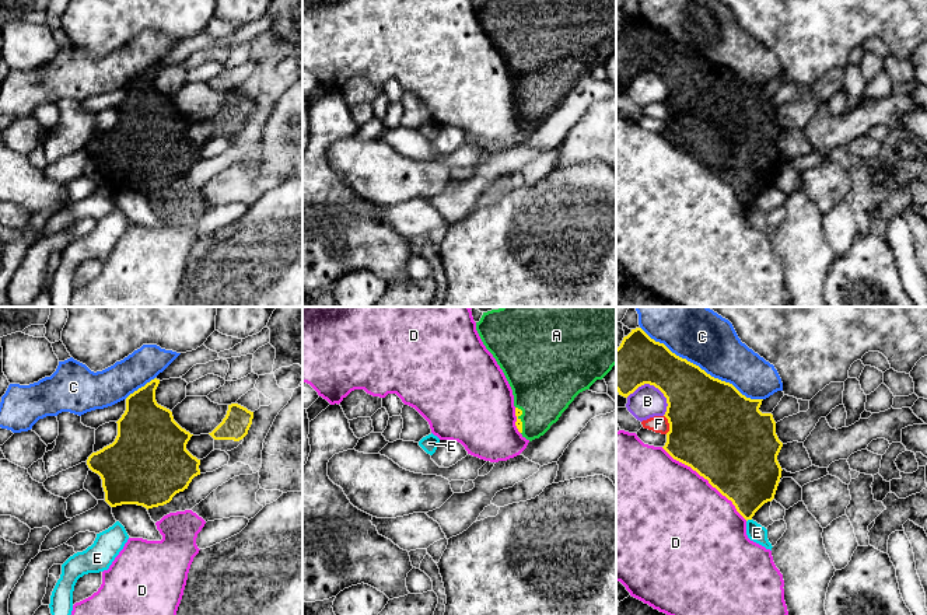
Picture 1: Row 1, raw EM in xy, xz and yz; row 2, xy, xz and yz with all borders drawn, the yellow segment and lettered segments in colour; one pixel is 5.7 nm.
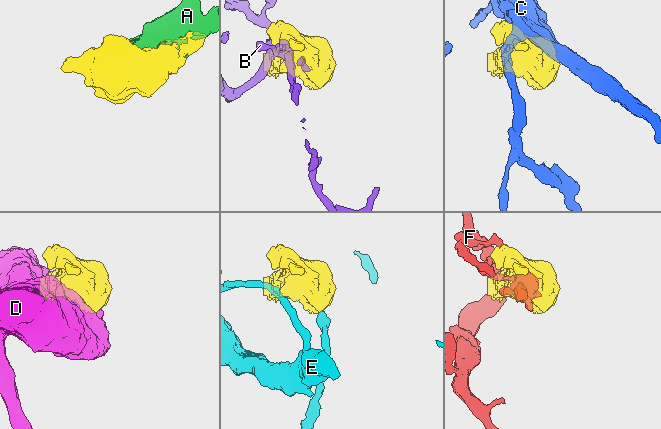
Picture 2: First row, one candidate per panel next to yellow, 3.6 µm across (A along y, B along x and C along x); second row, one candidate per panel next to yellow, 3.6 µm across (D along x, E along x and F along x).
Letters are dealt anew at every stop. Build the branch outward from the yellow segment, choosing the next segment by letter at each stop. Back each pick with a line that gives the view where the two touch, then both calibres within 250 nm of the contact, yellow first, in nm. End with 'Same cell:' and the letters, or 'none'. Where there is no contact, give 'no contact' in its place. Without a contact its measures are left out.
A: contact in xz; calibres 50 and 380 nm
Same cell: A

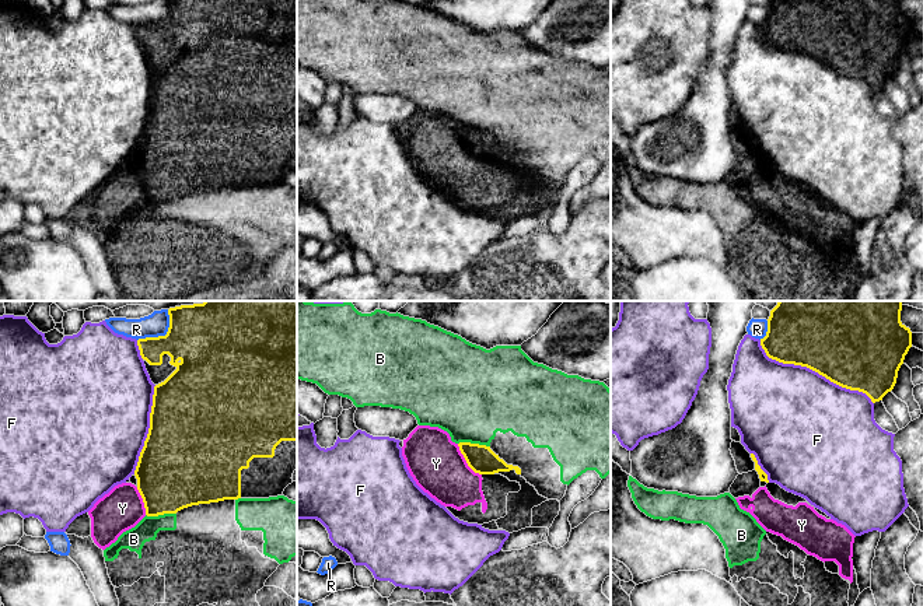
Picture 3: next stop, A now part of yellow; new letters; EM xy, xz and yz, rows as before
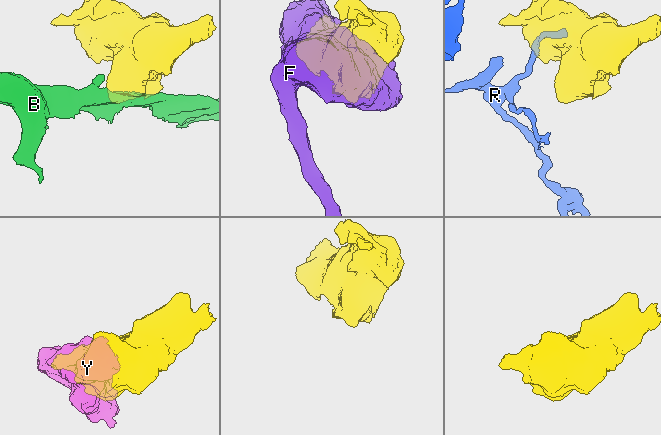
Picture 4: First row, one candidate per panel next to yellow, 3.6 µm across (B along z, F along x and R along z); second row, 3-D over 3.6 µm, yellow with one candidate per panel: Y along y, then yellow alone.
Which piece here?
Y: contact in xz; calibres 160 and 320 nm
Same cell: Y

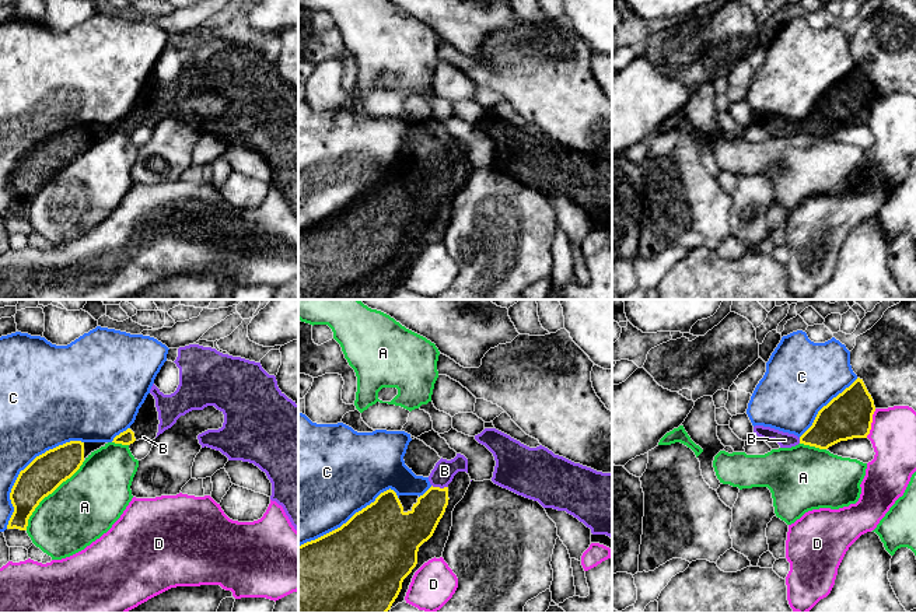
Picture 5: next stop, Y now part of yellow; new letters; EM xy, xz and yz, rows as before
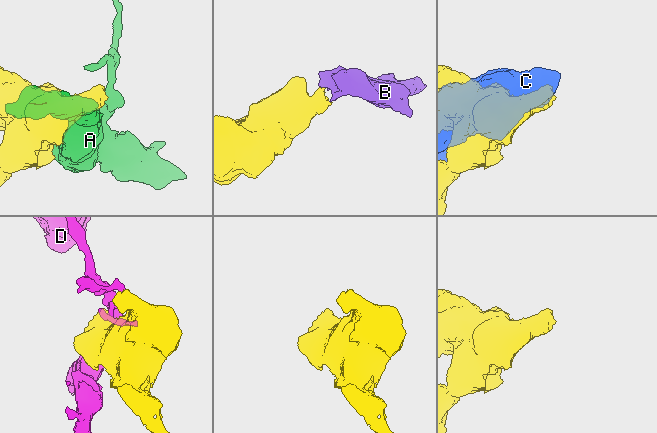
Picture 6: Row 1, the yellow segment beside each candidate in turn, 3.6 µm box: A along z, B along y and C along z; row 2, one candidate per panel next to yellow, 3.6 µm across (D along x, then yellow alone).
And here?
B: contact in xz; calibres 190 and 130 nm
Same cell: B

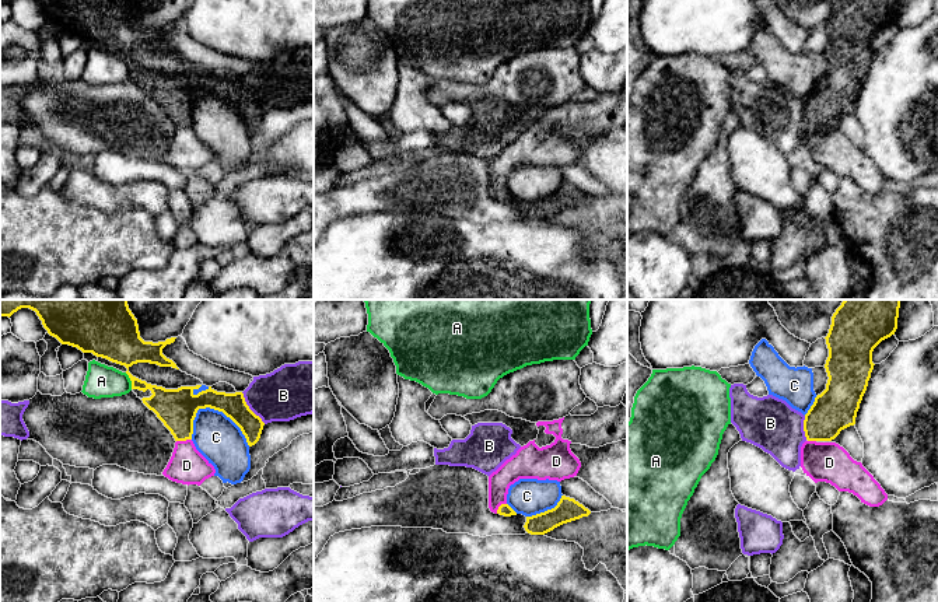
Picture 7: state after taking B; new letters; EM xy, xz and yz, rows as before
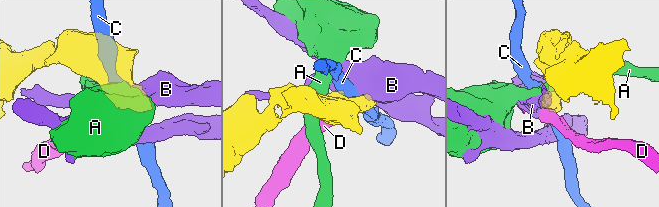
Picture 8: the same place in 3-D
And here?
Same cell: none

